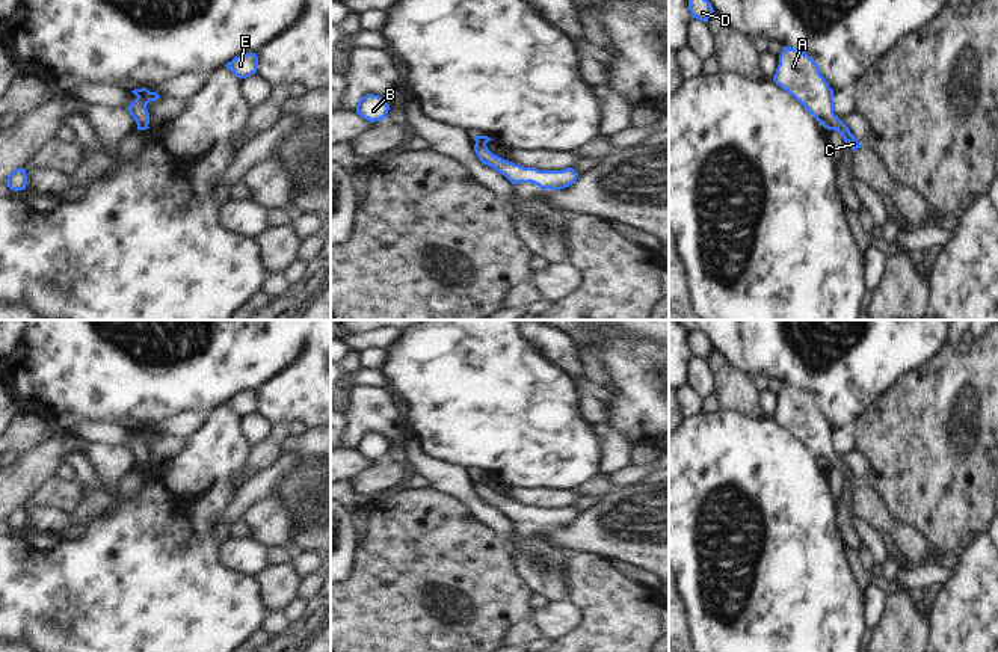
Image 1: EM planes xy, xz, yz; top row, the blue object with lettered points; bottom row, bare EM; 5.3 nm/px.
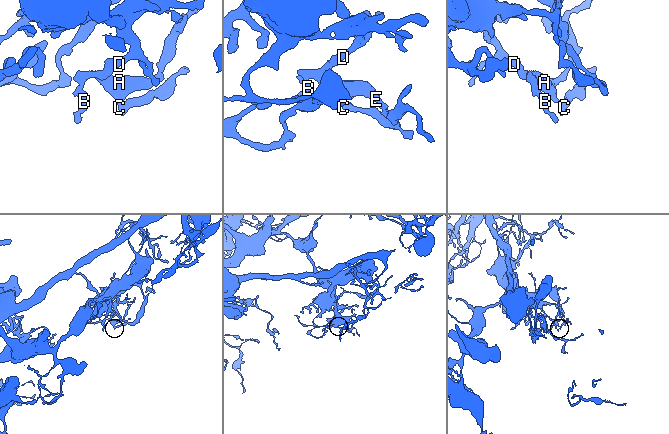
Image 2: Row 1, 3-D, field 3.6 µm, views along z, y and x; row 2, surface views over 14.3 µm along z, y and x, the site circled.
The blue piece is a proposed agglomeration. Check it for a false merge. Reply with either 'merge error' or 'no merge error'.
no merge error

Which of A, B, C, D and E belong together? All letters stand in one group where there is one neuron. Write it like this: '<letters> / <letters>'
A B C D E

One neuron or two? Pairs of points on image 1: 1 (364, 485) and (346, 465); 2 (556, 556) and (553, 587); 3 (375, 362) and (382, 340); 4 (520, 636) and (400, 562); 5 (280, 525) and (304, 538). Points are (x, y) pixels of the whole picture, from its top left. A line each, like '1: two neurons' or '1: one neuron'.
1: two neurons
2: one neuron
3: two neurons
4: two neurons
5: two neurons

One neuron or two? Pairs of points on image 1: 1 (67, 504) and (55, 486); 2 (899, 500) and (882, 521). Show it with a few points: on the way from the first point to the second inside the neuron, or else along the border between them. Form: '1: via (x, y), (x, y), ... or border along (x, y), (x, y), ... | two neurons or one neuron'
1: via (67, 500), (58, 491) | one neuron
2: border along (867, 485), (899, 521), (911, 524), (920, 532) | two neurons

